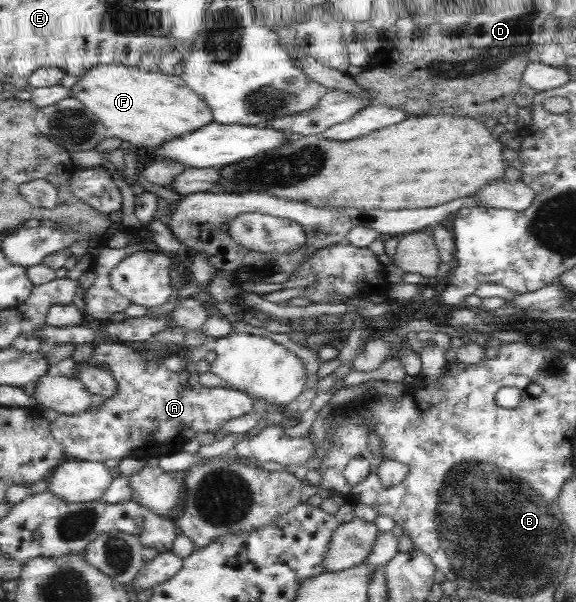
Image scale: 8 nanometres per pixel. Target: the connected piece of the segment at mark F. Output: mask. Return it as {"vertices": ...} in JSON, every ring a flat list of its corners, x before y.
{"vertices":[[119,63,87,69,70,87,70,96,98,117,110,137,129,141,139,148,153,149,165,139,190,134,212,121,212,110,180,76,149,72,138,66]]}

